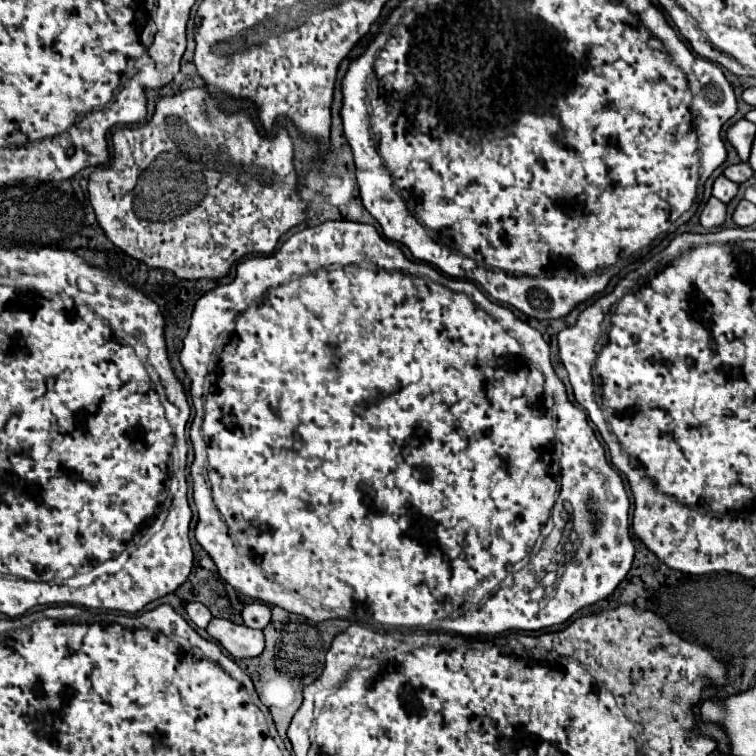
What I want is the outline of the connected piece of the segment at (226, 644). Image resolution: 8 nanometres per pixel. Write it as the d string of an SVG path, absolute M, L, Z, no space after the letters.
M213 618L207 626L207 632L233 658L255 658L265 648L261 630L251 630L247 626L239 626L223 618Z

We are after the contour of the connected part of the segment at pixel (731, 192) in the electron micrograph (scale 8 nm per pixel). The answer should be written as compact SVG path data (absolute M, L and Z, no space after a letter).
M719 176L715 182L713 182L713 196L719 198L721 202L729 202L733 196L737 194L737 184L727 180L725 176Z

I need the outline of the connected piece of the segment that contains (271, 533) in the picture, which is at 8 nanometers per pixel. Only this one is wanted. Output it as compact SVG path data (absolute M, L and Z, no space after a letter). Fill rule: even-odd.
M333 220L333 222L323 222L323 224L319 224L319 226L313 226L313 228L305 228L305 230L301 230L301 232L297 232L297 234L293 234L293 236L291 236L291 238L289 238L289 240L287 240L287 242L283 242L283 244L281 244L281 248L279 248L279 250L275 250L275 254L273 254L273 256L261 256L261 258L247 258L247 260L243 260L243 262L239 262L239 264L237 264L237 272L235 272L235 278L233 278L233 282L229 282L229 284L221 284L221 286L217 286L217 288L213 288L213 290L209 290L209 292L207 292L207 294L205 294L205 296L201 296L201 300L197 300L197 304L195 304L195 310L193 310L193 316L191 316L191 326L189 326L189 332L187 332L187 336L185 336L185 340L183 340L183 350L181 350L181 364L183 364L183 368L185 368L185 374L187 374L187 376L189 376L189 380L191 380L191 390L189 390L189 392L191 392L191 400L193 400L193 406L195 406L195 412L197 412L197 414L195 414L195 418L193 418L193 424L191 424L191 444L193 444L193 450L195 450L195 460L193 460L193 464L191 464L191 478L193 478L193 500L195 500L195 506L197 506L197 516L199 516L199 522L197 522L197 528L195 528L195 538L197 538L197 542L199 542L199 544L201 544L201 546L203 546L203 550L205 550L205 552L207 552L207 554L209 554L209 556L211 556L211 558L213 558L213 562L215 562L215 566L217 566L217 570L219 570L219 576L221 576L221 578L223 578L223 580L225 580L225 582L227 582L227 584L231 584L231 586L233 586L233 588L235 588L235 590L237 590L237 592L241 592L241 594L245 594L245 596L249 596L249 598L253 598L253 600L261 600L261 602L265 602L265 604L269 604L269 606L279 606L279 608L283 608L283 610L287 610L287 612L295 612L295 614L301 614L301 616L305 616L305 618L309 618L309 620L315 620L315 622L321 622L321 620L329 620L329 618L355 618L355 620L357 620L357 622L361 622L361 624L373 624L373 622L377 622L377 624L378 624L378 626L379 626L379 628L380 628L380 627L381 627L381 628L383 628L383 629L384 629L384 630L385 630L385 631L387 631L387 632L392 632L392 631L399 631L399 632L402 632L402 633L407 633L407 632L414 632L414 631L416 631L416 630L417 630L417 632L420 632L420 633L421 633L421 632L423 632L423 633L424 633L424 632L426 632L426 629L427 629L427 628L428 628L428 627L431 627L431 628L433 628L433 629L437 629L437 630L443 630L443 631L446 631L446 632L455 632L455 633L457 633L457 634L463 634L463 636L477 636L477 634L499 634L499 632L503 632L503 630L541 630L541 628L551 628L551 626L557 626L557 624L563 624L563 622L565 622L565 620L569 620L569 618L571 618L571 616L573 616L573 614L575 614L575 612L579 612L579 610L581 610L581 608L585 608L585 606L591 606L591 604L595 604L595 602L599 602L599 600L603 600L603 598L607 598L607 596L611 596L611 594L613 594L613 590L615 590L615 588L617 588L617 586L619 586L619 582L621 582L621 580L623 580L623 578L625 578L625 576L627 576L627 572L629 572L629 568L631 568L631 562L633 562L633 554L635 554L635 548L633 548L633 542L631 542L631 536L629 536L629 506L631 506L631 504L629 504L629 496L627 496L627 492L625 492L625 490L623 490L623 480L621 480L621 476L619 476L619 474L617 474L617 472L615 472L615 470L613 470L613 468L611 468L611 466L607 466L607 458L605 458L605 450L603 450L603 446L601 446L601 444L599 444L599 440L597 440L597 436L595 436L595 432L593 432L593 428L591 428L591 426L589 426L589 422L587 422L587 416L585 416L585 412L583 412L583 410L581 410L581 408L577 408L577 406L573 406L573 404L571 404L571 402L569 402L569 398L567 398L567 392L565 392L565 386L563 386L563 382L561 382L561 380L559 380L559 378L557 378L557 374L555 374L555 370L553 370L553 366L551 366L551 360L549 360L549 344L547 344L547 342L545 342L545 340L543 340L543 338L541 338L541 334L539 334L539 332L537 332L537 330L535 330L535 328L531 328L531 326L529 326L529 324L527 324L527 322L525 322L525 320L519 320L519 318L517 318L517 316L515 316L515 314L513 314L513 312L511 312L511 310L509 310L509 308L505 308L505 306L501 306L501 304L495 304L495 302L491 302L491 300L489 300L489 298L487 298L487 296L485 296L485 294L483 294L483 292L481 292L481 290L479 290L479 288L477 288L477 286L475 286L475 284L471 284L471 282L467 282L467 280L455 280L455 278L447 278L447 276L443 276L443 274L441 274L441 272L437 272L437 270L435 270L435 268L431 268L431 266L429 266L429 264L421 264L421 262L415 262L415 260L409 260L409 258L405 258L405 254L403 254L403 252L401 252L401 248L399 248L399 246L397 246L397 244L393 244L393 242L389 242L389 240L385 240L385 238L383 238L383 236L381 236L381 234L379 234L379 232L377 232L377 230L375 230L375 226L371 226L371 224L359 224L359 222L351 222L351 220ZM331 264L341 264L341 266L345 266L345 264L349 264L349 268L341 268L341 266L337 266L337 268L327 268L327 266L331 266ZM227 330L233 330L233 336L229 336L229 340L221 340L221 344L217 344L217 340L219 340L219 336L221 336L221 334L223 334L223 332L227 332ZM589 504L597 504L597 506L599 506L599 508L597 508L597 510L595 510L595 514L593 514L593 512L591 512L591 510L589 510ZM553 522L555 522L555 532L557 532L557 534L559 534L559 536L561 536L561 538L563 538L563 540L565 540L565 560L571 560L571 558L573 558L573 560L571 560L571 562L569 562L569 568L565 568L565 572L563 572L563 576L561 576L561 578L559 578L559 582L557 582L557 586L555 586L555 596L553 596L553 598L549 598L549 600L547 600L547 602L545 602L545 606L543 606L543 608L537 608L537 600L533 600L533 598L531 598L531 594L529 594L529 592L527 592L527 590L523 590L523 588L519 588L519 586L513 586L513 584L515 584L515 574L517 574L517 572L513 572L513 564L517 564L517 563L518 563L518 562L519 562L519 561L521 561L521 560L523 560L523 559L525 559L525 558L526 558L526 557L527 557L527 556L528 556L528 555L529 555L529 554L530 554L530 553L531 553L531 551L532 551L532 548L533 548L533 547L534 547L534 545L535 545L535 543L536 543L536 541L537 541L537 539L538 539L538 538L539 538L539 537L541 537L541 536L539 536L539 535L542 535L542 537L543 537L543 539L544 539L544 540L545 540L545 538L547 538L547 536L548 536L548 535L549 535L549 534L550 534L550 533L551 533L551 532L552 532L552 530L553 530L553 526L554 526L554 524L553 524Z

